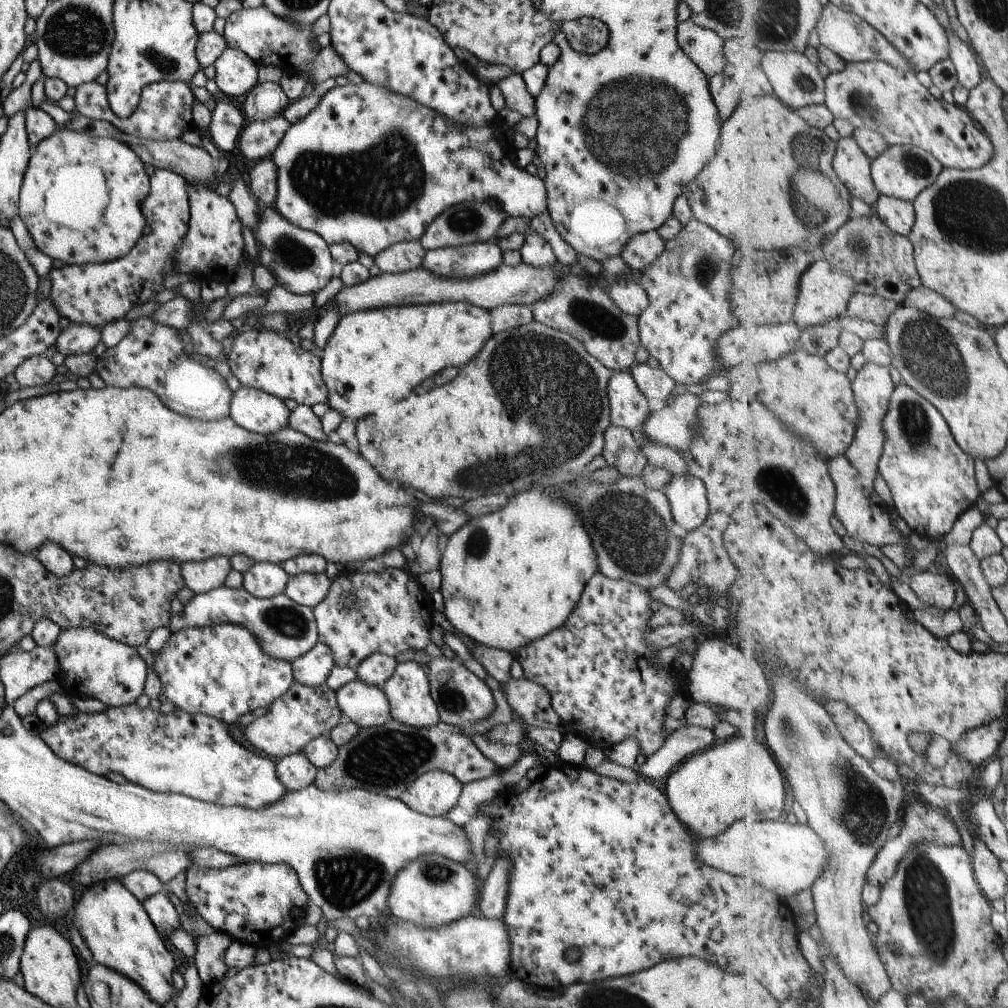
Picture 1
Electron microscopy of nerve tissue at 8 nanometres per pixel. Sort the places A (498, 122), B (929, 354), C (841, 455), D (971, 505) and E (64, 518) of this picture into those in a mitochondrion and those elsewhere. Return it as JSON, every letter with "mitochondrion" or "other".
{"A":"other","B":"mitochondrion","C":"other","D":"other","E":"other"}

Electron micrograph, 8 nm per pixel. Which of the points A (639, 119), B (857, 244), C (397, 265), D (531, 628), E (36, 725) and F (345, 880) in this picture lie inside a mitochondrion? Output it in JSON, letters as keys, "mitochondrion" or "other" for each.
{"A":"mitochondrion","B":"mitochondrion","C":"other","D":"other","E":"other","F":"mitochondrion"}

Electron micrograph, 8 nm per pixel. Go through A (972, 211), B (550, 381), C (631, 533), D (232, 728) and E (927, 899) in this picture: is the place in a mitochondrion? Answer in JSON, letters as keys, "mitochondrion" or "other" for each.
{"A":"mitochondrion","B":"mitochondrion","C":"mitochondrion","D":"other","E":"mitochondrion"}

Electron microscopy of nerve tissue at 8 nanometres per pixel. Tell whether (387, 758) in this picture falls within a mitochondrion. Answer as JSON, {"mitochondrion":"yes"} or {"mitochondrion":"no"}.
{"mitochondrion":"yes"}

